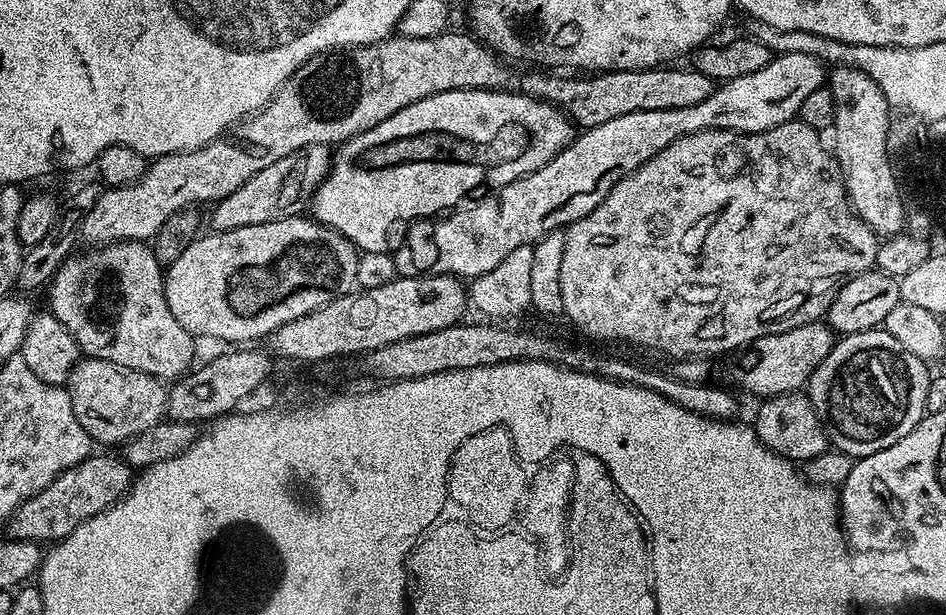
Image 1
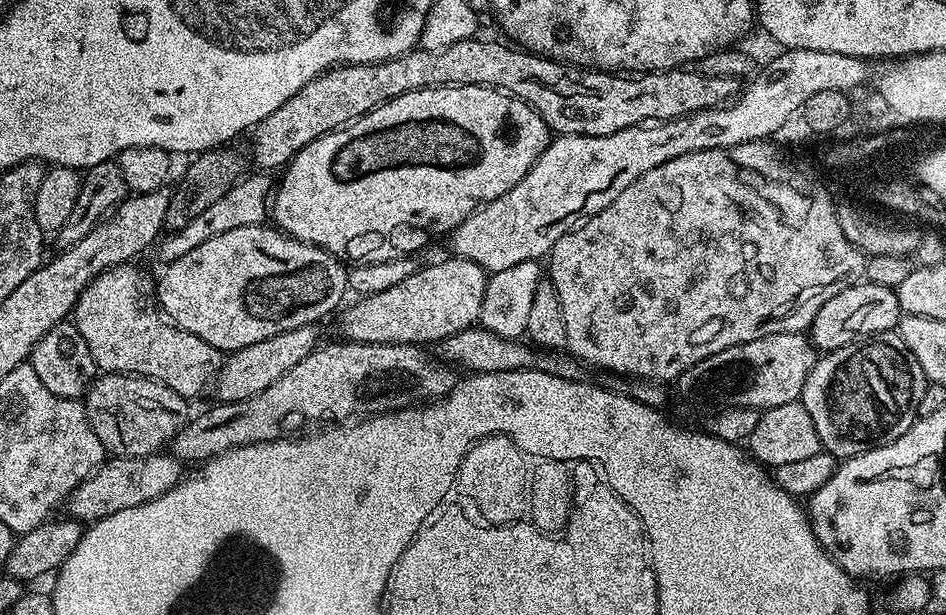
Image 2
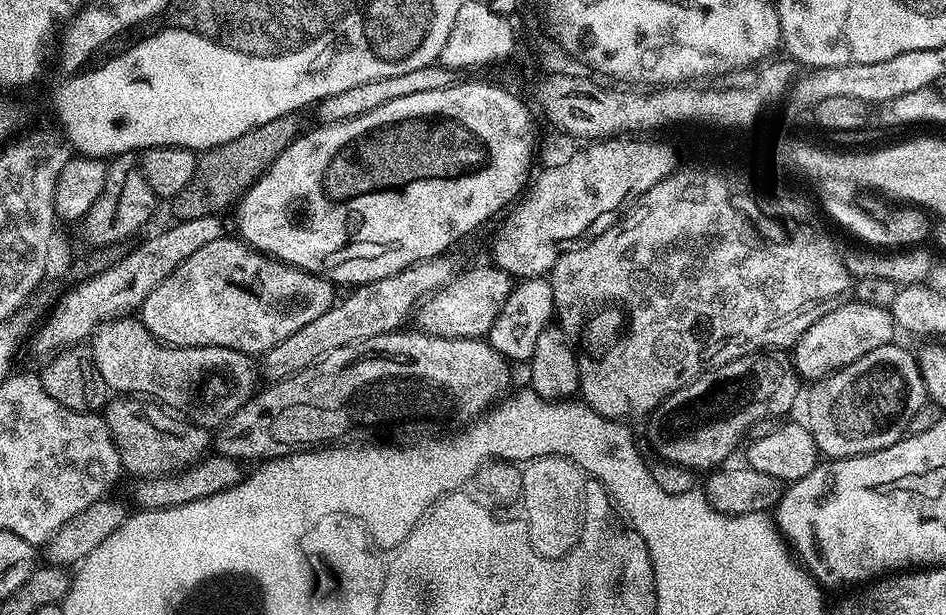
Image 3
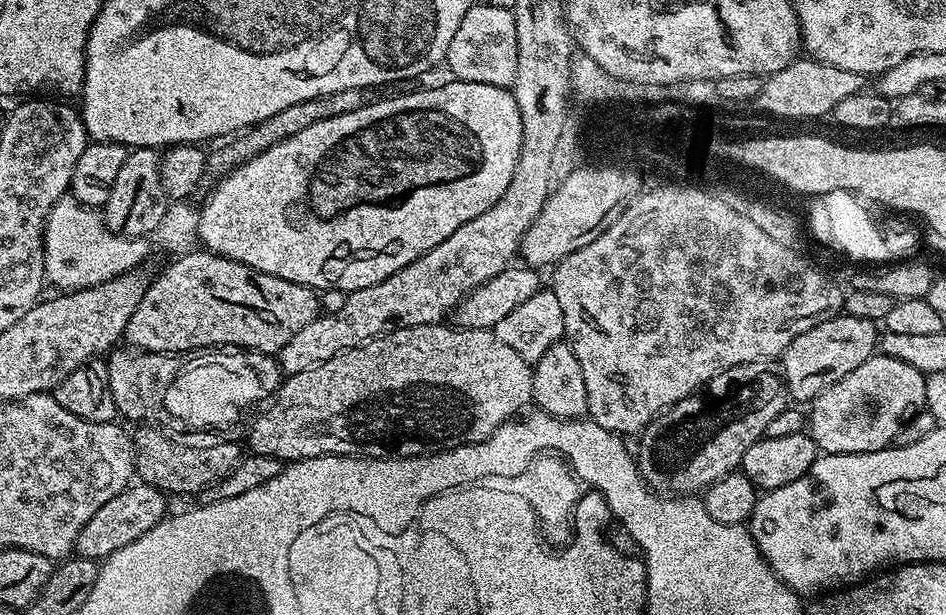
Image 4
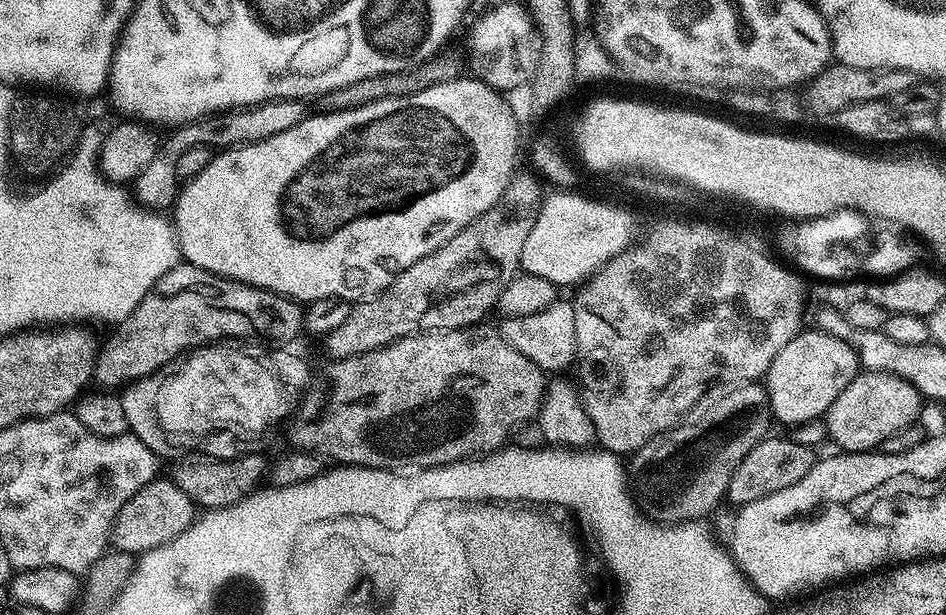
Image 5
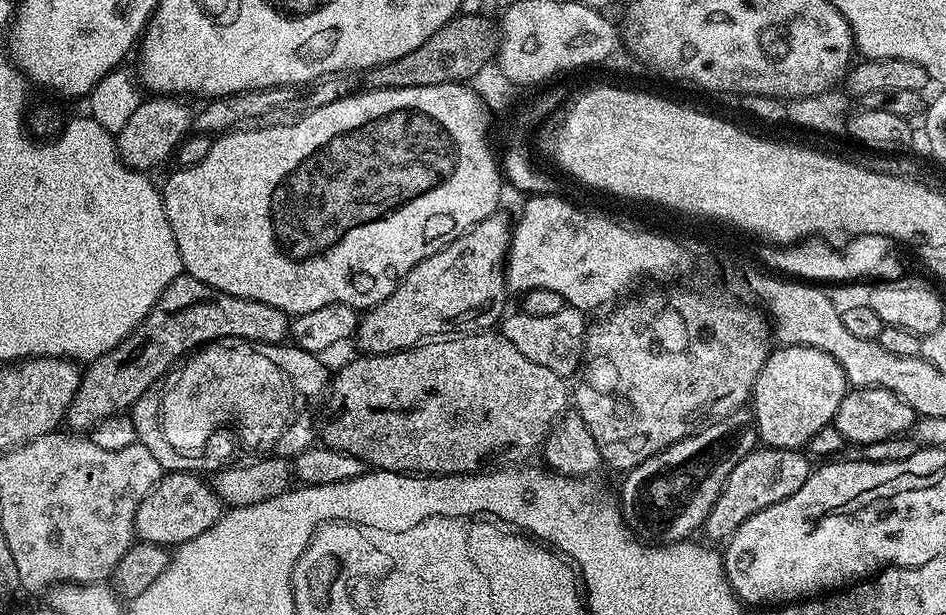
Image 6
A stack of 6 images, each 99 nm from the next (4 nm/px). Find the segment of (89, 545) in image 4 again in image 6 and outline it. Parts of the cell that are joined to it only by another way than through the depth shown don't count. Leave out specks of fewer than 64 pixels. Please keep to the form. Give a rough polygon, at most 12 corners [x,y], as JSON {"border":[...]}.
{"border":[[191,471],[161,475],[134,518],[146,544],[206,537],[222,501]]}

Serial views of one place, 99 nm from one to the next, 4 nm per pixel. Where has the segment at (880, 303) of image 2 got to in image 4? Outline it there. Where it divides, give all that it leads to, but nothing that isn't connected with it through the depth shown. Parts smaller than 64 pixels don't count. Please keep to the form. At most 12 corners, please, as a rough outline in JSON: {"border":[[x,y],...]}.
{"border":[[833,314],[782,353],[793,401],[862,366],[877,321]]}

